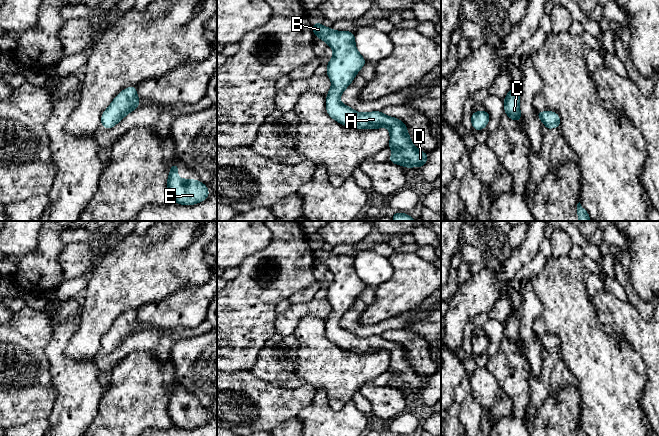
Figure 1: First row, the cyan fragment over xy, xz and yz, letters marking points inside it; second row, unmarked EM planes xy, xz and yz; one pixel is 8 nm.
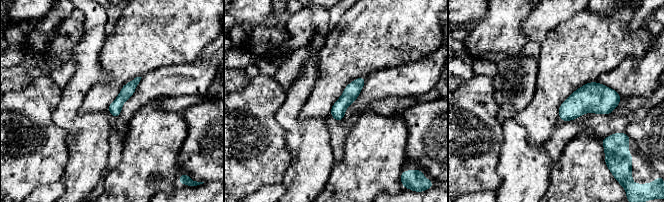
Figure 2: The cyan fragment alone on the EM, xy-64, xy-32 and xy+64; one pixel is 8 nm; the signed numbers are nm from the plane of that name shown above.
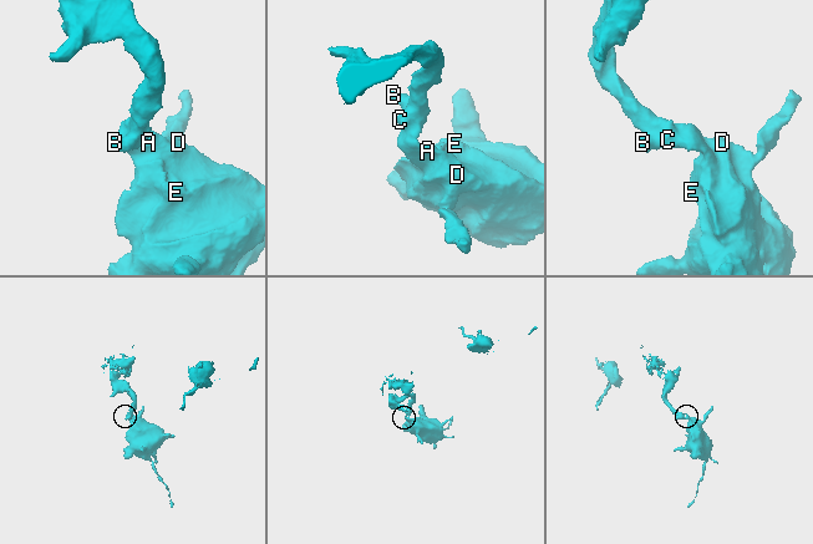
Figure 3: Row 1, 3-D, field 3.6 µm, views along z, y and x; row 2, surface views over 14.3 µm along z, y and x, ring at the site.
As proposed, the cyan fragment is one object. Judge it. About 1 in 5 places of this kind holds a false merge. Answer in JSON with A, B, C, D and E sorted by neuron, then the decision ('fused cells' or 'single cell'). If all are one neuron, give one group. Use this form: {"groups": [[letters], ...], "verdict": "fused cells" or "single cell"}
{"groups": [["A", "B", "C", "D", "E"]], "verdict": "single cell"}

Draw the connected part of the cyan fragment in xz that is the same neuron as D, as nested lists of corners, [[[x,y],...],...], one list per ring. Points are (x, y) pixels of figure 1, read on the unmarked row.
[[[320,246],[313,248],[312,255],[318,263],[324,264],[334,275],[333,281],[326,289],[326,299],[332,306],[332,311],[326,320],[325,330],[328,339],[341,349],[353,353],[388,352],[390,368],[387,372],[393,374],[388,386],[406,392],[421,392],[427,386],[429,378],[417,373],[412,368],[404,346],[384,339],[381,335],[359,337],[339,325],[343,315],[367,287],[355,270],[355,257],[334,255],[329,251],[324,251]]]

